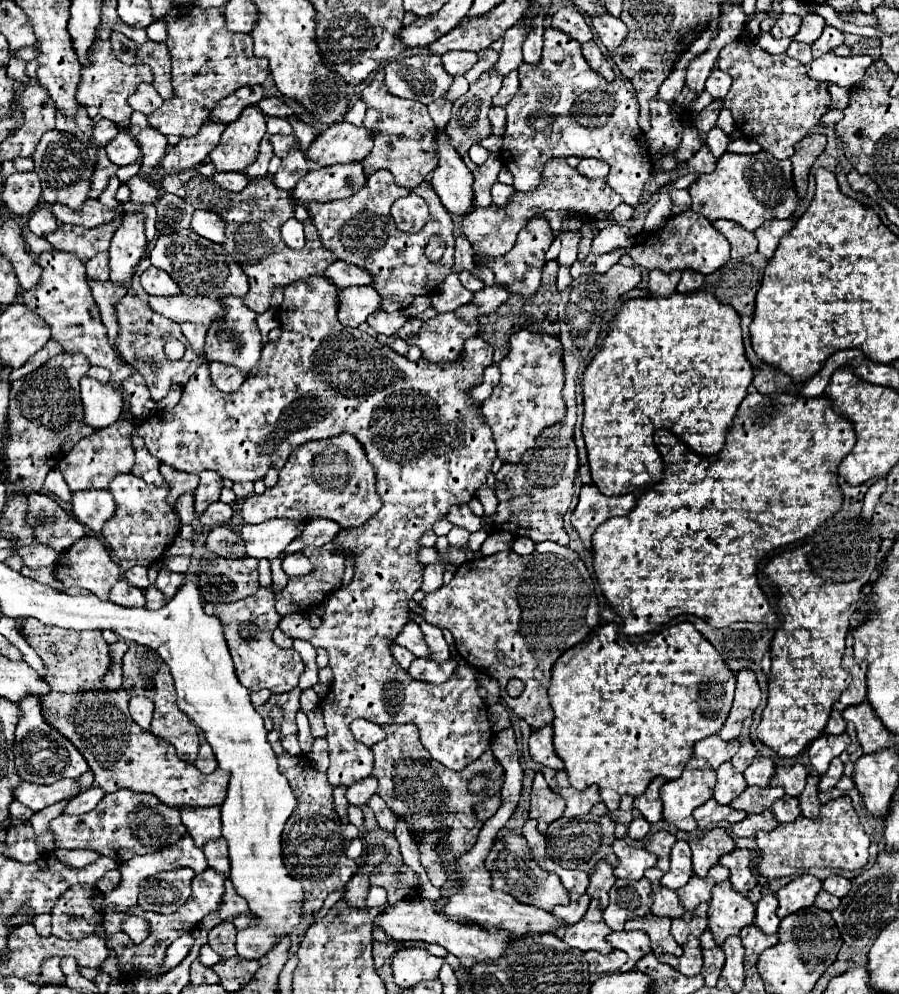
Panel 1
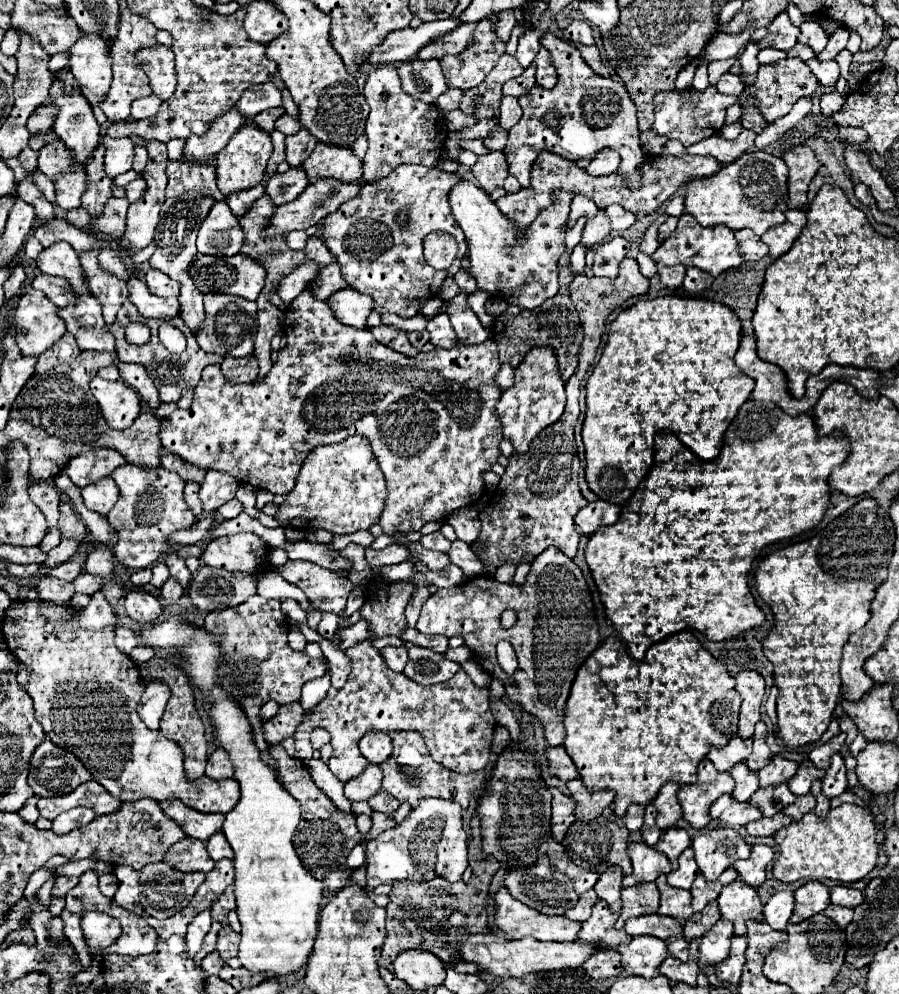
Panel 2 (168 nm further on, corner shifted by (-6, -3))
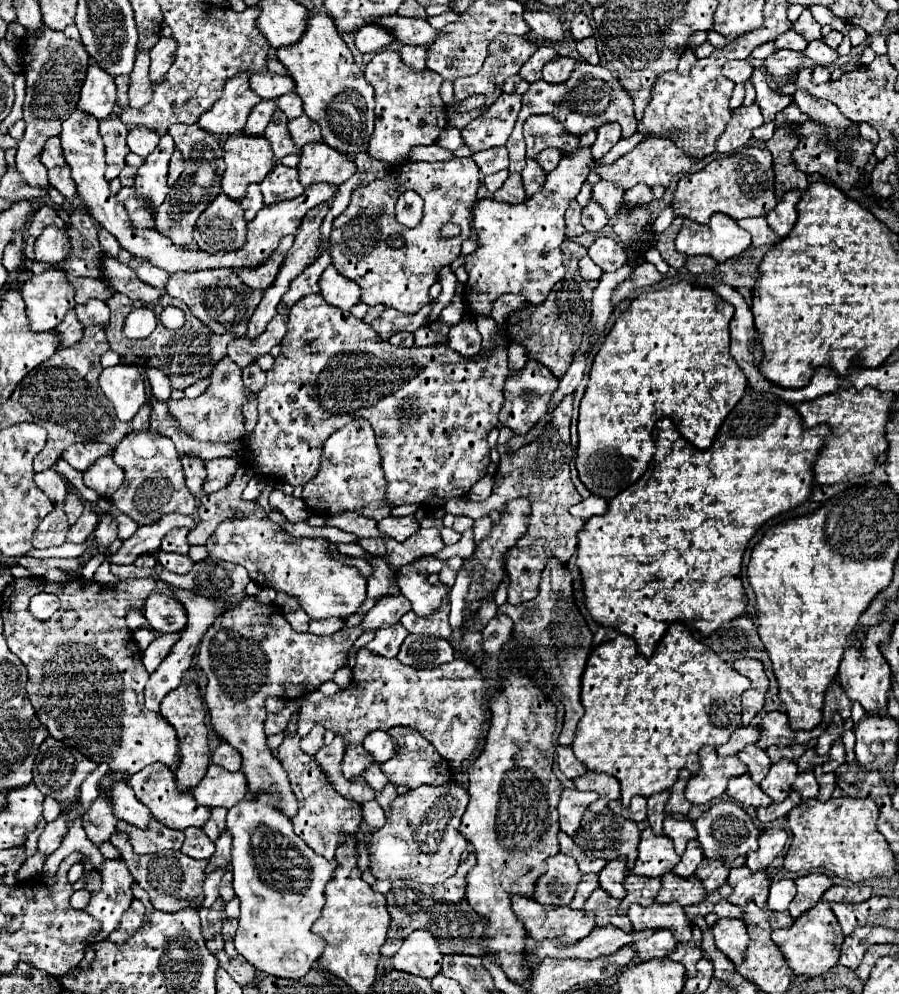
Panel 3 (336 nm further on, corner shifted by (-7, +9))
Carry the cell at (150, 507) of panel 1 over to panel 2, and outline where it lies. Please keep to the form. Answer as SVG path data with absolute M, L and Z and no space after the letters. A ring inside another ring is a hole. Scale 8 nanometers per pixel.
M132 464L116 468L116 472L112 472L112 478L120 488L120 500L106 516L110 526L118 532L118 544L114 546L114 554L120 564L132 570L148 568L162 554L172 552L172 546L168 546L166 542L168 534L190 528L194 524L194 514L188 510L182 498L184 480L180 480L176 472L168 472L162 466L142 468Z

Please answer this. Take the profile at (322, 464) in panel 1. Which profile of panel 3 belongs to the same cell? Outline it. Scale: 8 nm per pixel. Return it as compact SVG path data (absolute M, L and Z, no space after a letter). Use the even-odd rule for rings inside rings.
M353 420L325 440L321 468L317 476L303 486L301 498L311 514L325 518L353 510L379 522L391 514L391 506L387 504L385 508L385 478L379 448L375 444L373 428L367 420Z

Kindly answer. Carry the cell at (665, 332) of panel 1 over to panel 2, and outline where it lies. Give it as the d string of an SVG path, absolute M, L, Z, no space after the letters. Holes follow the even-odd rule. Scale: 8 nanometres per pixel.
M668 294L662 298L654 298L654 300L640 300L632 308L622 310L618 314L618 318L610 326L608 344L604 348L604 354L602 354L600 362L596 364L594 372L586 380L586 406L588 408L586 408L586 418L584 418L584 426L582 426L582 442L586 448L586 482L600 500L608 500L610 504L622 506L624 502L628 502L632 498L632 494L636 492L640 482L646 478L646 474L650 472L650 466L654 462L654 434L658 430L672 430L686 448L692 448L692 452L696 452L696 456L700 456L700 460L712 460L718 456L718 452L722 448L722 436L724 436L728 424L732 422L732 418L736 416L740 406L748 400L748 396L754 388L754 380L750 376L744 376L744 372L740 372L740 368L736 368L736 364L732 360L738 350L738 344L740 344L740 334L742 334L742 324L738 320L738 316L734 314L734 310L730 310L728 306L724 306L720 302L706 300L706 298L682 298L676 294Z

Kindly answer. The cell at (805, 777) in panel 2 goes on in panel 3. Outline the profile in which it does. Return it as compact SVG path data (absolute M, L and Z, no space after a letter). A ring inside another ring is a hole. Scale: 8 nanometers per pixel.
M806 752L801 758L796 760L796 763L798 765L798 771L802 773L805 772L805 770L812 770L813 765L824 764L827 760L829 760L828 754L825 756L818 756L812 754L810 755Z

